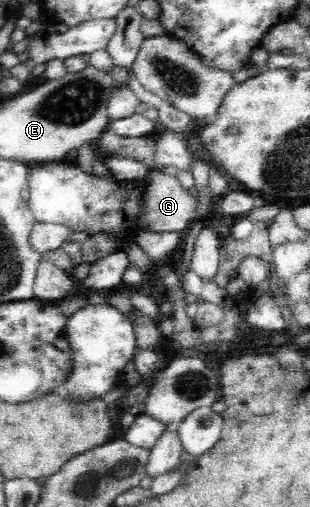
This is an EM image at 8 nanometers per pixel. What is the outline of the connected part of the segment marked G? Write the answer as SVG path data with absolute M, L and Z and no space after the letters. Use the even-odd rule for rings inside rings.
M149 171L145 177L145 208L137 218L143 230L151 232L184 232L196 221L197 193L195 186L191 194L178 183L175 176L159 171Z

